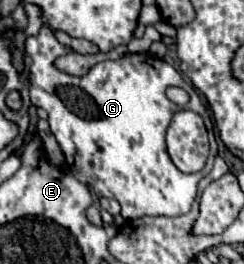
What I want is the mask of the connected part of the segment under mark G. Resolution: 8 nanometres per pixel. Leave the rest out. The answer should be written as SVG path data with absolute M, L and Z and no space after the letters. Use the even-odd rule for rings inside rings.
M41 27L37 37L27 37L25 43L27 55L33 59L31 69L29 69L29 83L31 83L31 103L35 107L43 107L49 113L49 127L51 133L55 135L57 143L61 145L63 153L65 153L65 161L69 171L73 173L75 179L79 179L83 185L87 185L97 197L113 197L121 203L121 211L123 211L123 219L137 219L137 217L145 217L145 215L163 215L163 217L177 217L183 215L191 209L195 195L197 195L197 183L203 177L203 173L207 175L211 169L211 163L217 155L217 143L213 137L213 125L211 125L211 117L205 109L205 105L201 103L197 91L183 81L183 77L163 59L153 57L153 55L145 55L145 53L127 53L125 57L117 59L117 61L103 61L97 67L89 69L89 73L85 77L73 77L67 73L61 73L53 61L65 53L63 45L55 39L53 31L49 27ZM169 85L177 85L183 87L189 95L191 101L185 107L175 105L173 101L167 99L165 89ZM179 109L191 109L195 113L199 113L209 129L211 135L211 153L205 165L203 173L181 173L173 161L167 157L167 145L165 145L165 131L169 121L173 119L173 115Z

